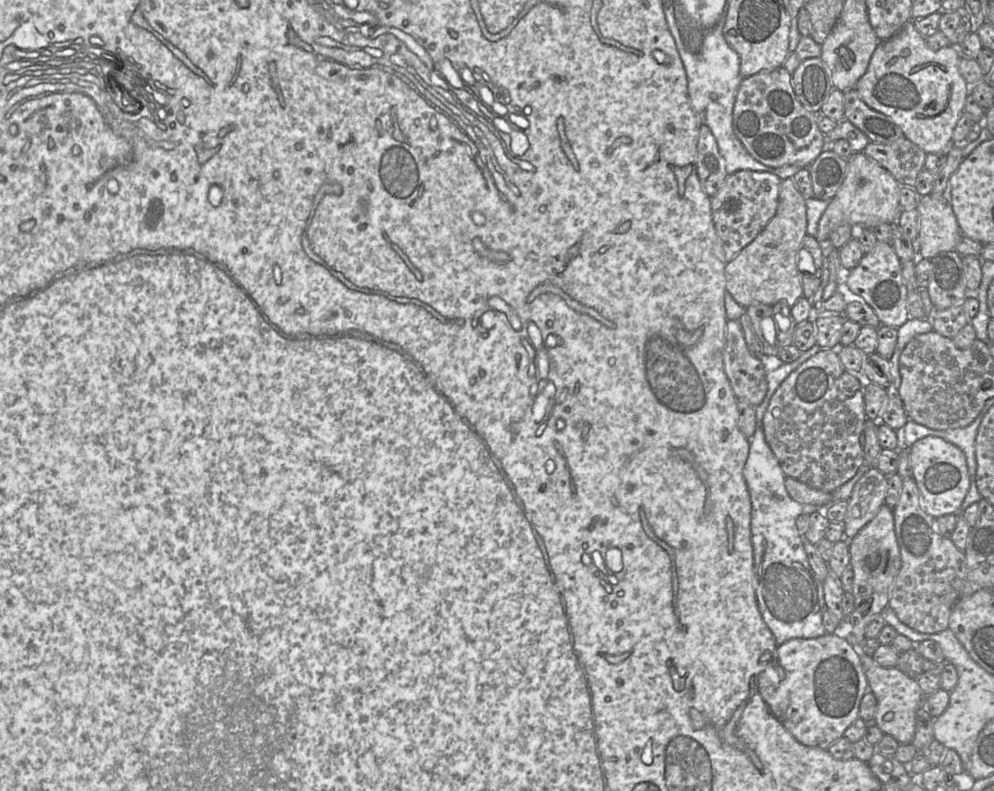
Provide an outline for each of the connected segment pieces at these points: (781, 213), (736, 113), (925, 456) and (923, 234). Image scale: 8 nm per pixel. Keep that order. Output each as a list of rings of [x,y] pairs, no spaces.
[[[793,178],[783,179],[779,188],[778,210],[773,219],[751,243],[726,264],[726,291],[744,308],[752,304],[773,306],[778,302],[785,302],[792,307],[803,297],[797,257],[806,235],[805,199],[798,191]]]
[[[781,66],[743,77],[733,107],[733,130],[748,153],[764,165],[808,168],[828,144],[817,125],[817,113],[807,110],[796,98],[791,76]]]
[[[926,436],[910,446],[909,458],[923,510],[934,518],[958,513],[970,487],[962,450],[940,437]]]
[[[932,194],[919,197],[920,255],[931,259],[940,252],[954,251],[962,235],[951,203]]]

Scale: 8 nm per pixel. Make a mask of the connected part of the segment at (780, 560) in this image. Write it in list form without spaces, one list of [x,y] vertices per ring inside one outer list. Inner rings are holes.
[[[815,344],[809,350],[801,352],[801,355],[795,361],[784,363],[779,368],[766,372],[767,392],[762,403],[755,407],[756,430],[754,435],[749,438],[749,454],[743,468],[743,476],[751,500],[751,535],[754,551],[753,577],[755,602],[764,622],[774,637],[776,646],[793,638],[810,639],[826,634],[823,625],[823,613],[826,610],[823,581],[817,577],[809,564],[804,546],[805,539],[804,536],[799,533],[796,525],[796,519],[799,515],[810,515],[820,509],[824,510],[825,507],[798,503],[789,496],[785,487],[786,475],[784,474],[777,457],[765,439],[763,417],[772,396],[781,383],[800,365],[823,349],[825,348]]]

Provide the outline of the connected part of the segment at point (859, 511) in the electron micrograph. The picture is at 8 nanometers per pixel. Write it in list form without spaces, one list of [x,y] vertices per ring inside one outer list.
[[[871,467],[855,484],[848,500],[843,522],[844,539],[851,540],[885,504],[887,480],[877,468]]]

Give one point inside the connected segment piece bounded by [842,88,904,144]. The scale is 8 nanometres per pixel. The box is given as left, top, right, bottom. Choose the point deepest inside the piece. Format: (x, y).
(878, 127)

